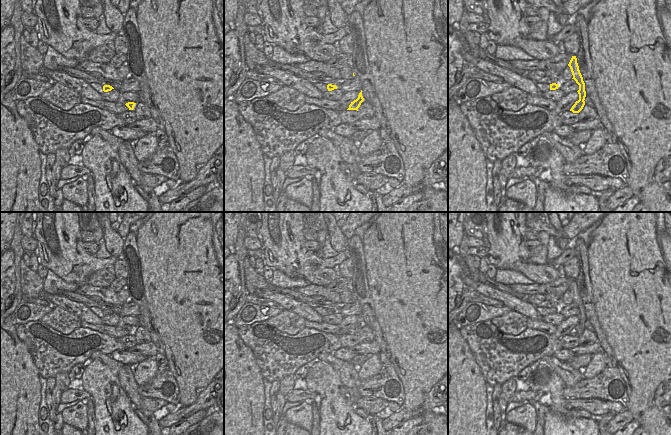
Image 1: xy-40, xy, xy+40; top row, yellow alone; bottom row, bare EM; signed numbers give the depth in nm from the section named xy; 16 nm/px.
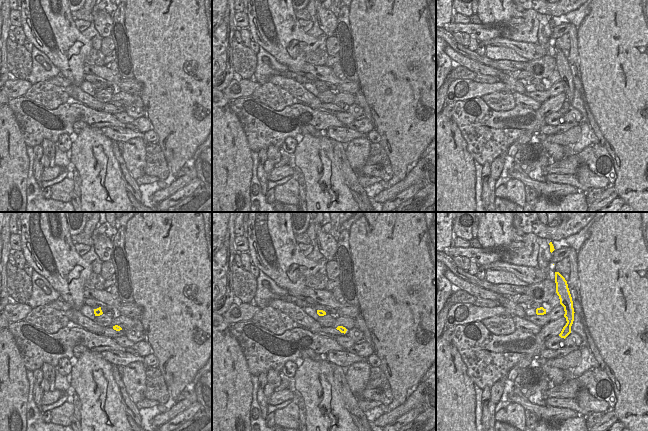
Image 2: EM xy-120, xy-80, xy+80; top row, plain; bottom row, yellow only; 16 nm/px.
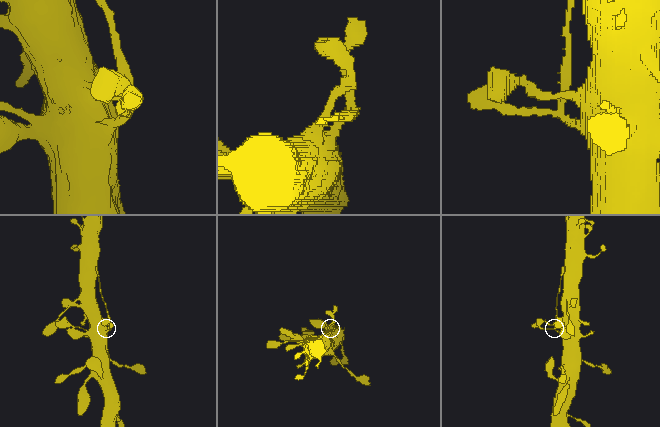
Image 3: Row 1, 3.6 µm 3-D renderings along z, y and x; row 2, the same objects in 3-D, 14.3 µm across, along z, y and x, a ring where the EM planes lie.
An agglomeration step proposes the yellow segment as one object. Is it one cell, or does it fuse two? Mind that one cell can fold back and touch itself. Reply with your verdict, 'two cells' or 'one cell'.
two cells

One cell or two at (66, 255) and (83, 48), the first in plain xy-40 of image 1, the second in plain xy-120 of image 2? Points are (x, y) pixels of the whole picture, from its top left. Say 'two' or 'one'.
one

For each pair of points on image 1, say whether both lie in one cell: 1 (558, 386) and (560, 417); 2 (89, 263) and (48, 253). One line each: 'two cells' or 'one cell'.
1: one cell
2: one cell

